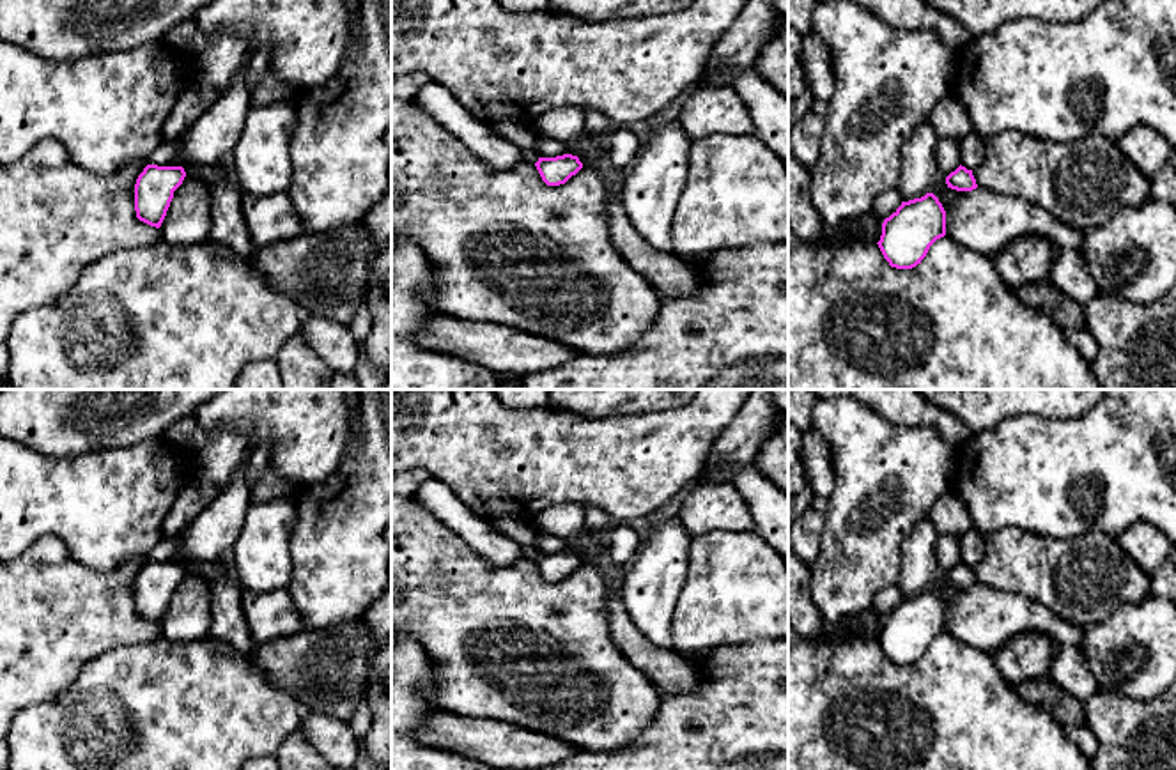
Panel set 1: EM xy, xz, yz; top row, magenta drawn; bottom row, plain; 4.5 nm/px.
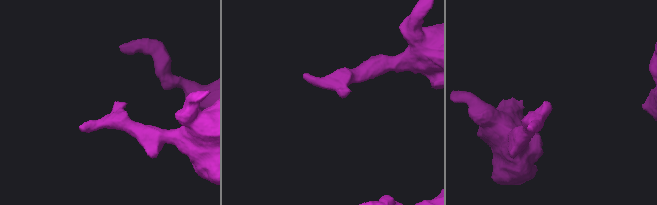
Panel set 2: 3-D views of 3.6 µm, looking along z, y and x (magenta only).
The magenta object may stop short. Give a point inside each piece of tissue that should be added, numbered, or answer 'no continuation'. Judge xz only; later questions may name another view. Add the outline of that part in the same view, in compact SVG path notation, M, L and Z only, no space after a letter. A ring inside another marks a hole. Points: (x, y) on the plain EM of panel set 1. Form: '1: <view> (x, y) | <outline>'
no continuation

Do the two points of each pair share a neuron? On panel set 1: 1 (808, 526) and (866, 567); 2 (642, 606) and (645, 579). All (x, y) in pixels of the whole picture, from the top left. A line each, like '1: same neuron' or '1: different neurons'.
1: different neurons
2: same neuron

